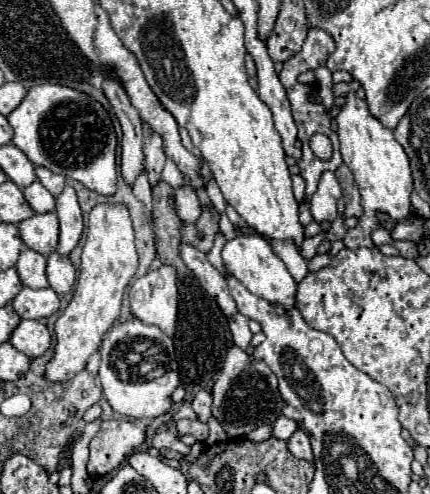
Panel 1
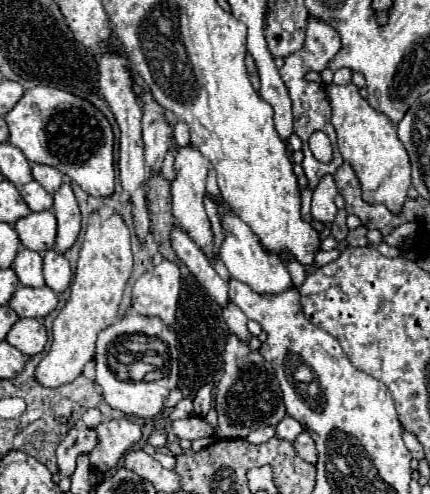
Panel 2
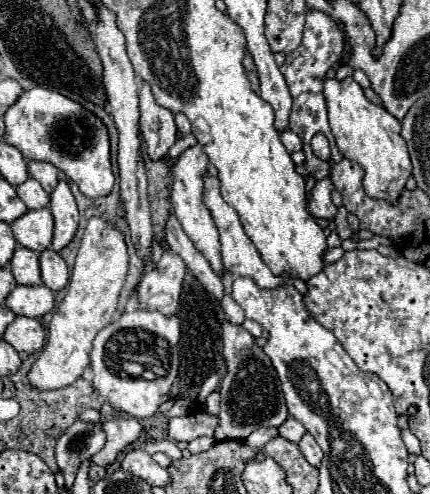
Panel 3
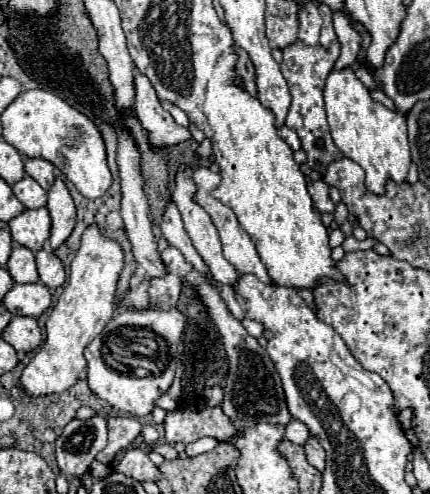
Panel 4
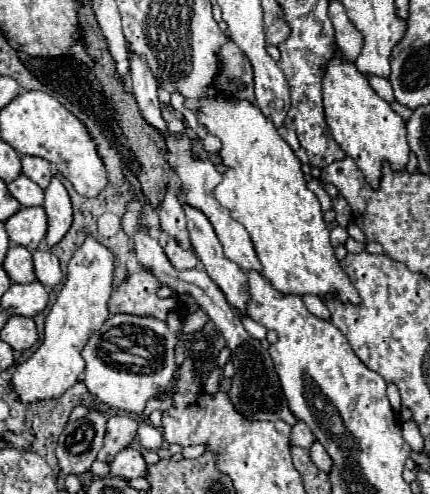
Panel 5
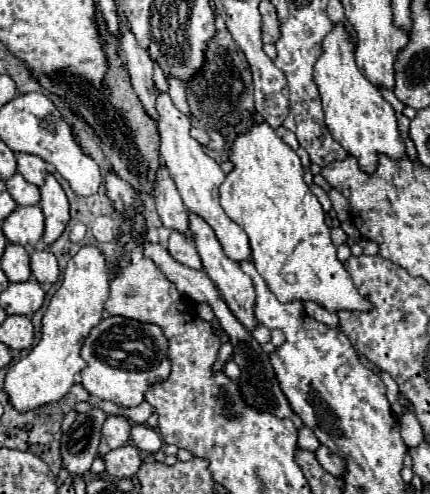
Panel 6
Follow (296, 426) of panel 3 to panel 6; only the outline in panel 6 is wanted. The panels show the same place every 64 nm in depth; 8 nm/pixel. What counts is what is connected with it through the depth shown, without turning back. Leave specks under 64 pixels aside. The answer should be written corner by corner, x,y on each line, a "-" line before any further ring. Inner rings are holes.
302,428
298,432
298,446
304,448
304,450
310,450
310,452
316,452
320,448
320,442
310,428

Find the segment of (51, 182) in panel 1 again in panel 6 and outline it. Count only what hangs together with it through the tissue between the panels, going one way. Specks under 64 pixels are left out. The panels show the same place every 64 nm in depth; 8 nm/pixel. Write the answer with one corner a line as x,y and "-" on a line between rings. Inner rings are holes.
18,154
16,156
16,162
18,162
18,172
30,182
30,184
36,184
36,186
42,186
44,184
44,178
48,174
46,170
46,162
34,154

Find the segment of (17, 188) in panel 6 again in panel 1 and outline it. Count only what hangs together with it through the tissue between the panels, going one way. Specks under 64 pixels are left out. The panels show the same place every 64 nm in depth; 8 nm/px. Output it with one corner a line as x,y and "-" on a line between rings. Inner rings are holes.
34,180
30,186
26,186
22,190
22,194
24,194
24,198
28,200
28,204
32,206
34,212
52,212
54,206
56,206
54,196
38,180

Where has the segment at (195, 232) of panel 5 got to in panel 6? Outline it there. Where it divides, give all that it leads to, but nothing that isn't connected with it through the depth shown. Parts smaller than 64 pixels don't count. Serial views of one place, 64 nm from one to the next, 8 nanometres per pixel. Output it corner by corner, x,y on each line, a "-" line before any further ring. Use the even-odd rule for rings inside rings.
190,214
190,232
194,234
196,248
198,248
198,252
200,252
202,264
204,264
204,272
206,272
206,274
210,276
210,280
216,284
216,288
220,290
220,296
224,298
224,302
228,304
228,308
232,310
232,314
238,318
238,322
240,322
248,332
252,332
252,330
260,324
260,322
256,320
256,316
254,316
256,292
254,292
252,278
240,270
240,264
238,264
238,262
230,260
230,258
224,254
224,250
222,250
222,246
220,246
220,242
218,242
214,230
212,230
200,216
196,216
196,214

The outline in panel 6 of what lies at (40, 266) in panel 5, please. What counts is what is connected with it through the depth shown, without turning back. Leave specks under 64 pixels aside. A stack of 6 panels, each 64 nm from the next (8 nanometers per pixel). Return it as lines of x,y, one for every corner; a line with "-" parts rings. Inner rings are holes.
36,250
36,252
30,256
30,268
32,268
32,276
34,276
42,286
54,284
54,282
58,280
58,274
60,274
54,254
48,252
48,250

